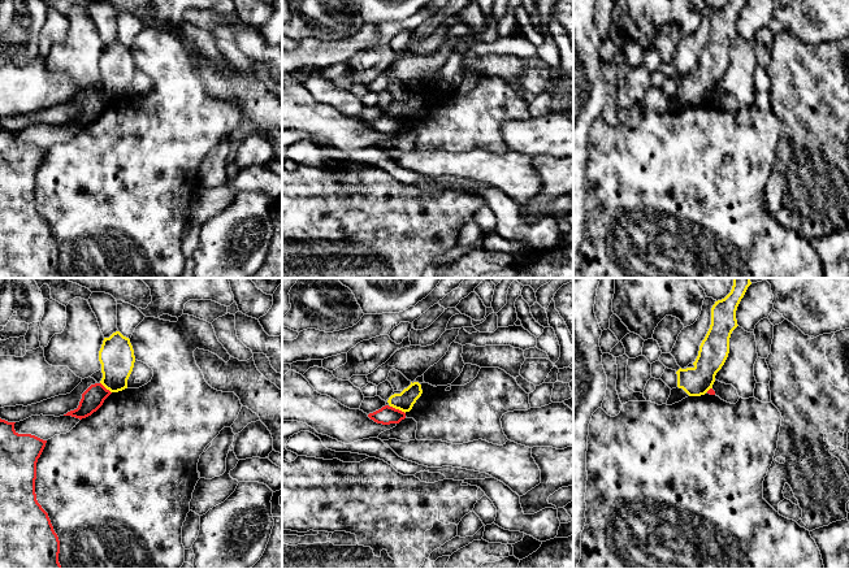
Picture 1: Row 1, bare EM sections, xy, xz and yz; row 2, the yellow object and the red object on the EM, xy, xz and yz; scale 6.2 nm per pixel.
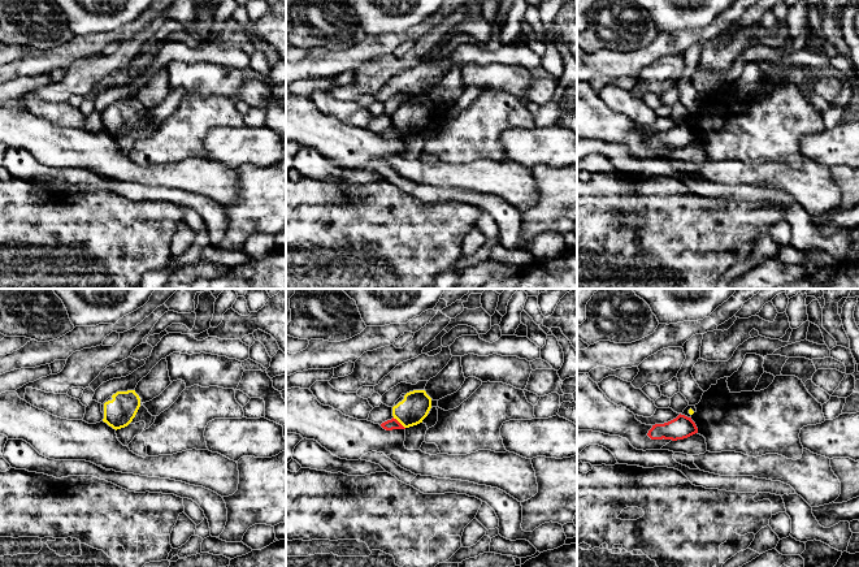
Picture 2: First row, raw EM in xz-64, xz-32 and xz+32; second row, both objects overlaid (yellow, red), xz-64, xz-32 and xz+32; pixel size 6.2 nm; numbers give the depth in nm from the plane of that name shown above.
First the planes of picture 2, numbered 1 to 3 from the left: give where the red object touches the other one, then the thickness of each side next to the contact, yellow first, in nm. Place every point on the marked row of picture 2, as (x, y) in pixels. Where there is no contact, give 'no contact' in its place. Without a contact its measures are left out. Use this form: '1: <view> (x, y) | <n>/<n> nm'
1: no contact
2: xz-32 (399, 421) | 180/70 nm
3: no contact

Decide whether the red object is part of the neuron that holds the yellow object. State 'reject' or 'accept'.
reject

